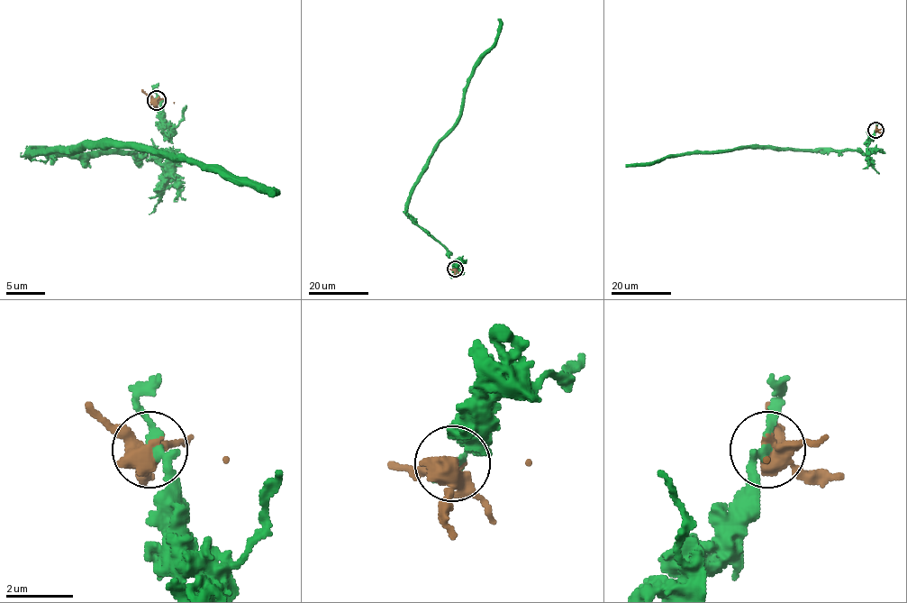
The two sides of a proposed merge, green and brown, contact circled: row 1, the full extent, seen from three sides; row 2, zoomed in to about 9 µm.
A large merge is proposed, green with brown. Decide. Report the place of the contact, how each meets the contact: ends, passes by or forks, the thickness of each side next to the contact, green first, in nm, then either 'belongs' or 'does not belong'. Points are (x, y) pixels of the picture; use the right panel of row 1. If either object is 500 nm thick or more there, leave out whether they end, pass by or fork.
place (875, 130); green passes by; brown forks; calibres 220 and 440 nm; does not belong

